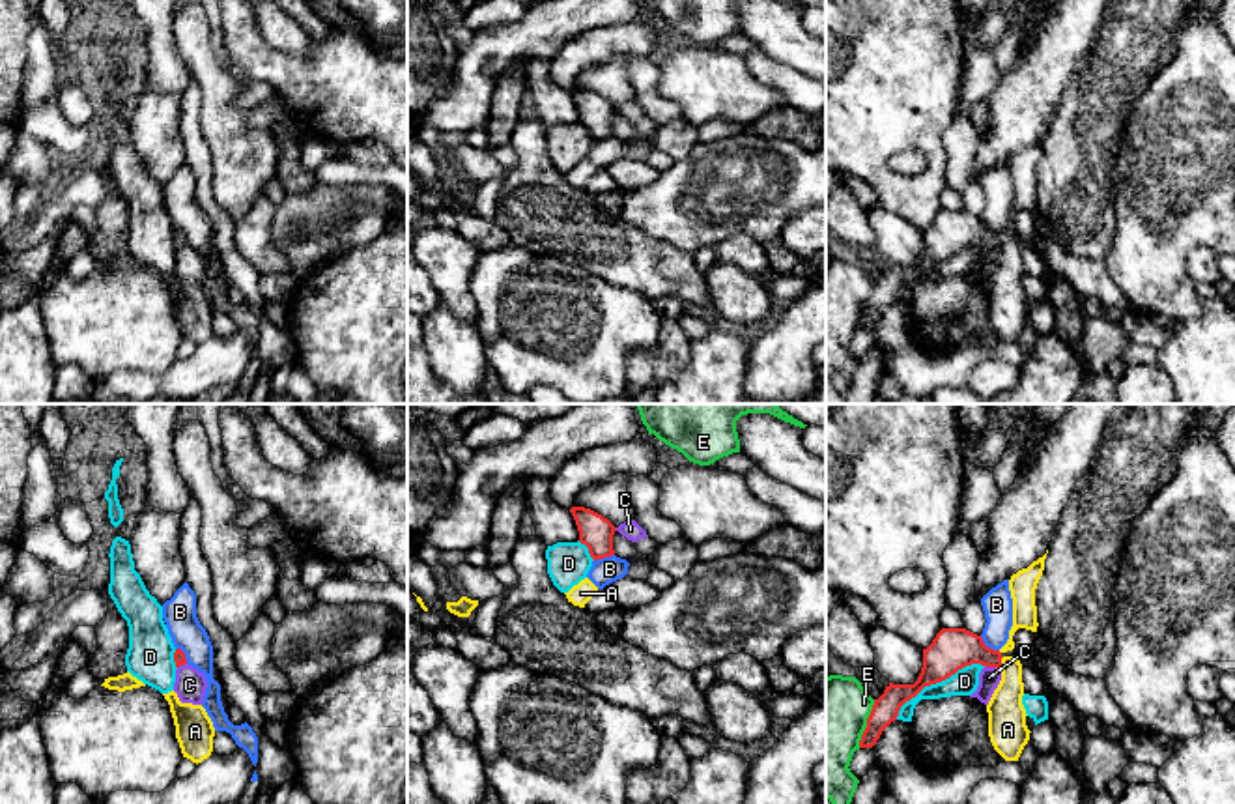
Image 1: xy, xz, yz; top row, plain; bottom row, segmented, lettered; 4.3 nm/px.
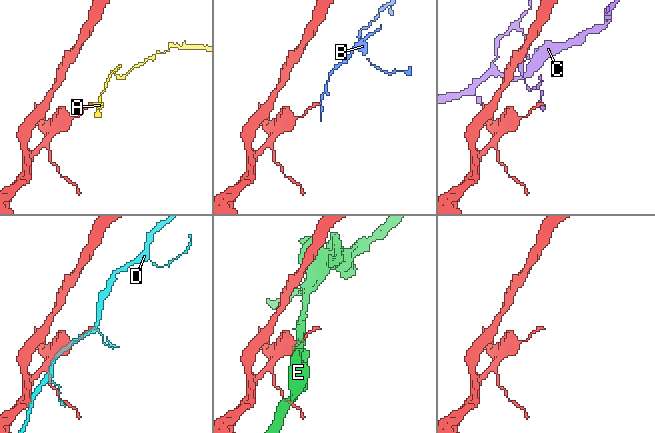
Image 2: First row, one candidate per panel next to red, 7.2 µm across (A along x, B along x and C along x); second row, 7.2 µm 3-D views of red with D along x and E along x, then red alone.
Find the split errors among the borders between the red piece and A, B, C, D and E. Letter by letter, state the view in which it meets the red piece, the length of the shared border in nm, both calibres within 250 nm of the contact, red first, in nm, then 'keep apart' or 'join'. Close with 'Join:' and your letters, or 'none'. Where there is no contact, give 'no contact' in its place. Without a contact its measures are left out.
A: contact in yz; length 50 nm; calibres 180 and 160 nm; keep apart
B: contact in yz; length 110 nm; calibres 180 and 130 nm; keep apart
C: contact in yz; length 70 nm; calibres 180 and 90 nm; keep apart
D: contact in yz; length 440 nm; calibres 180 and 110 nm; keep apart
E: contact in yz; length 220 nm; calibres 110 and 340 nm; keep apart
Join: none

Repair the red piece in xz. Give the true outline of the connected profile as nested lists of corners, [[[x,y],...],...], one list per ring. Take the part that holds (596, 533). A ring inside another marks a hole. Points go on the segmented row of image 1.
[[[572,507],[570,512],[579,531],[579,542],[589,548],[594,561],[615,555],[617,527],[607,518],[585,507]]]

